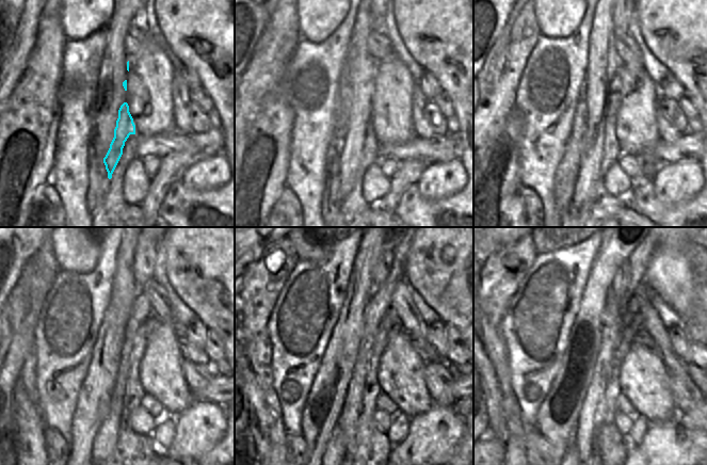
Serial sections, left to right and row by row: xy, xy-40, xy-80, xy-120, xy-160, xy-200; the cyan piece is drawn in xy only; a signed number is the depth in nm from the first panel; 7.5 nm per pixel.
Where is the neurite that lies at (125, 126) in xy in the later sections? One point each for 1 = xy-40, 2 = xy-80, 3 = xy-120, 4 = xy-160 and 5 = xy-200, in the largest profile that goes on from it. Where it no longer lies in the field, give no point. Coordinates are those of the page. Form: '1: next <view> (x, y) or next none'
1: next xy-40 (359, 118)
2: next xy-80 (601, 58)
3: next xy-120 (105, 441)
4: next xy-160 (336, 444)
5: next xy-200 (573, 443)

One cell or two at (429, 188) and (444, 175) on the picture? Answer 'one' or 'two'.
one

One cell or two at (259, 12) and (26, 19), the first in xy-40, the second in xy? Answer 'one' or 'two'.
two

